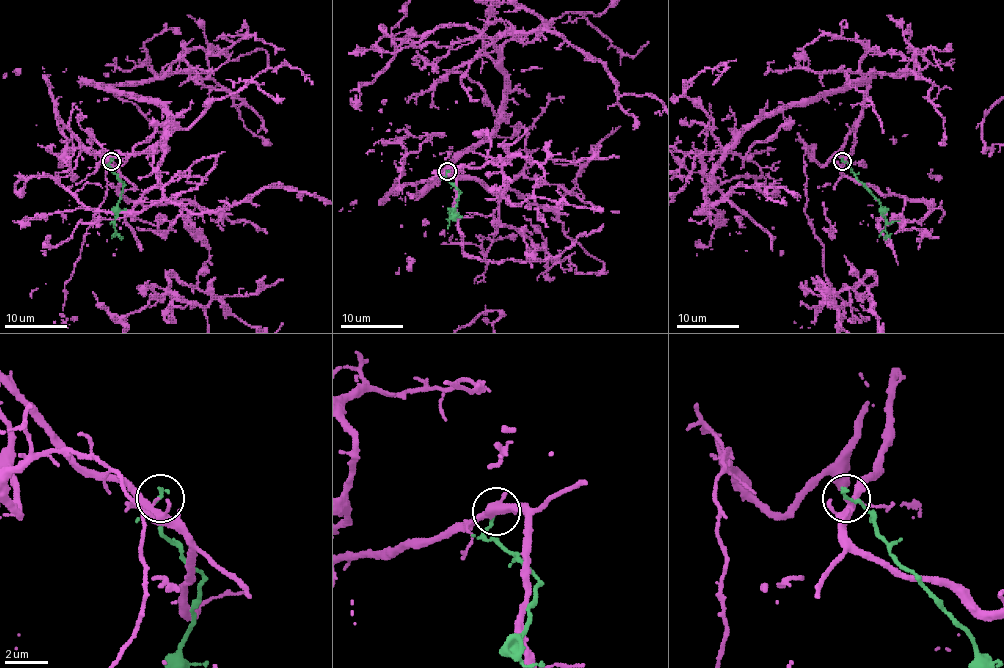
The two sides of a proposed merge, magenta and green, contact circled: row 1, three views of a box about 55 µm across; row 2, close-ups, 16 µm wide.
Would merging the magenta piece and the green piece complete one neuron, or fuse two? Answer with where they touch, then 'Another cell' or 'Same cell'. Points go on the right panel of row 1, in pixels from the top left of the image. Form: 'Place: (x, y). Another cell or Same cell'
Place: (842, 161). Another cell

